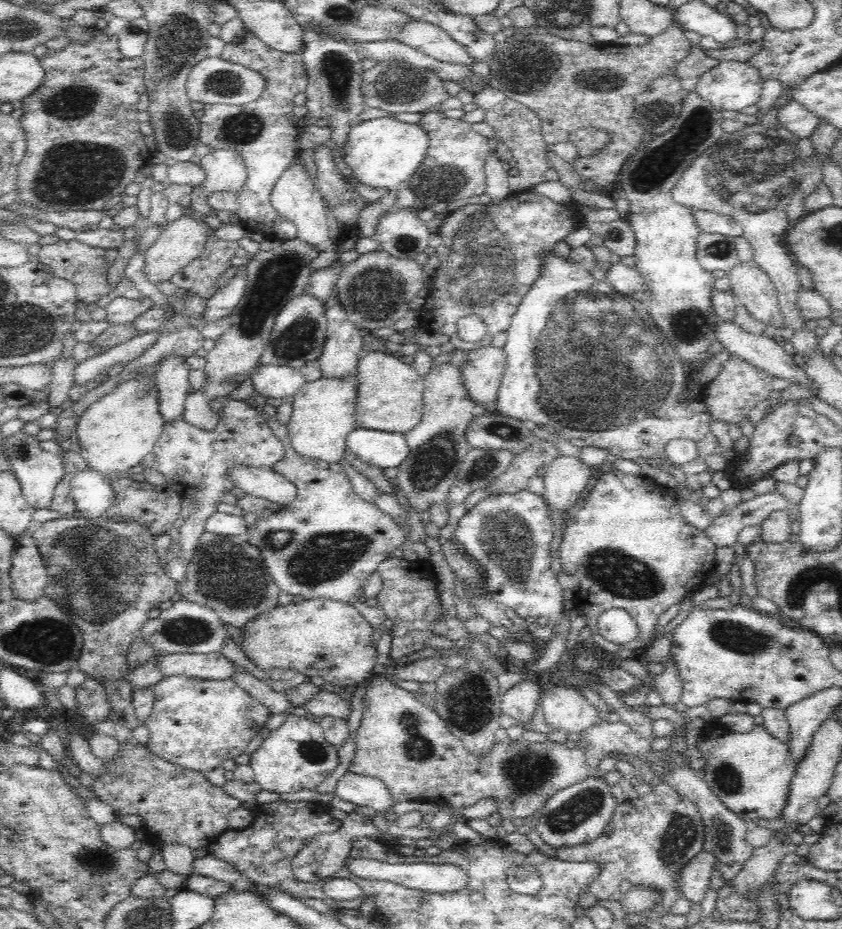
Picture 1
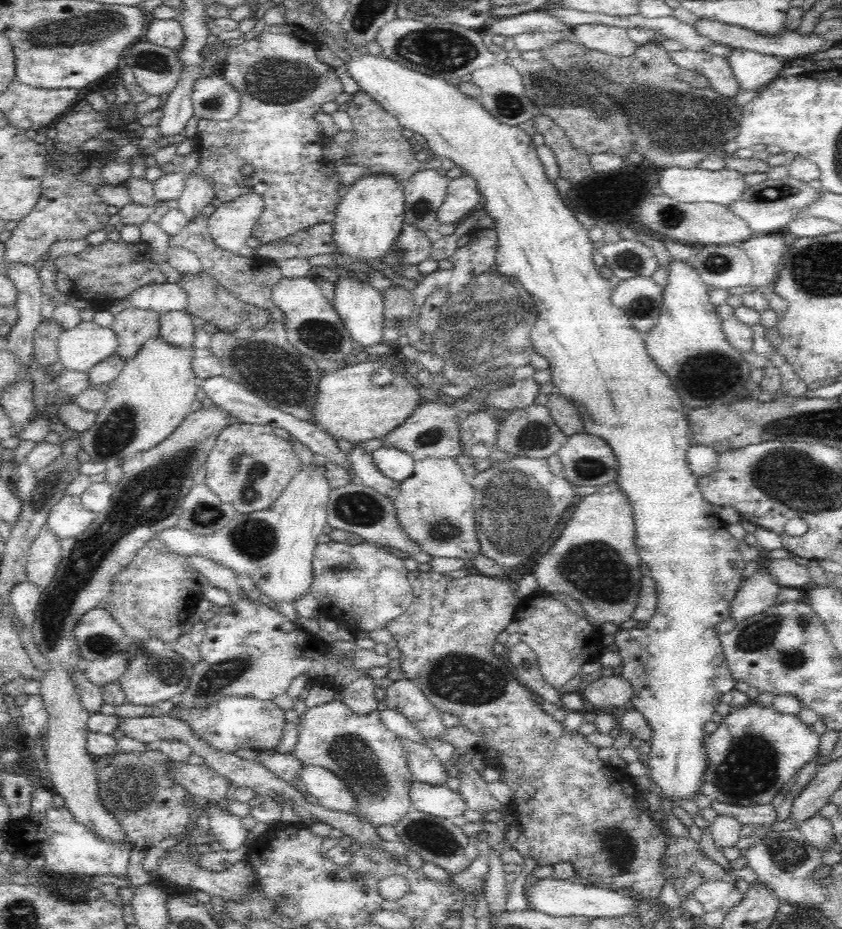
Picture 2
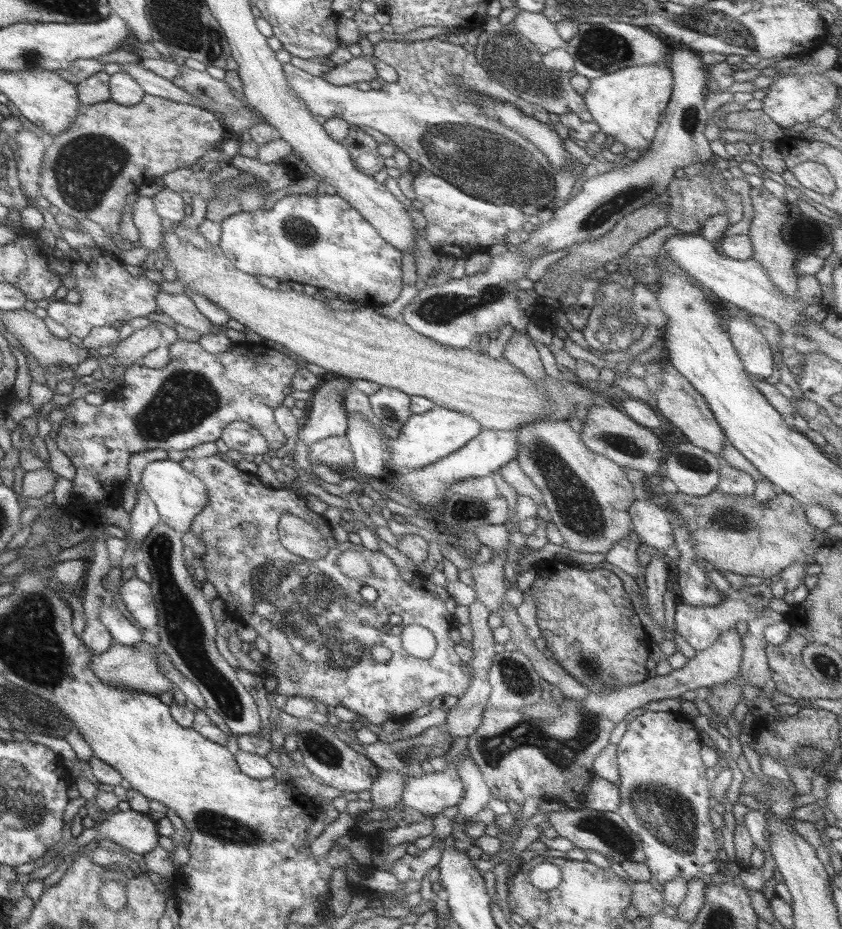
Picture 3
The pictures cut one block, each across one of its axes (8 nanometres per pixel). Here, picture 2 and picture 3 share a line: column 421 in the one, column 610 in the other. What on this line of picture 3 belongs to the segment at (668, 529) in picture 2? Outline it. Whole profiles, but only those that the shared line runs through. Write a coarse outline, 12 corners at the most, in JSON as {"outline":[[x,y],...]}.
{"outline":[[667,64],[589,80],[585,112],[625,152],[645,152],[671,100]]}

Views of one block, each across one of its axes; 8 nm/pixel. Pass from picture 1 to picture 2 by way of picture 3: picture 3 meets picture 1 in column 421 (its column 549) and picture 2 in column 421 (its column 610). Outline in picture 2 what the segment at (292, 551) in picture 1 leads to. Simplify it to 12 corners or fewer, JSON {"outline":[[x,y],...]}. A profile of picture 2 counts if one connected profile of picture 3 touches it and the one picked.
{"outline":[[456,458],[416,460],[396,520],[428,556],[484,556]]}

